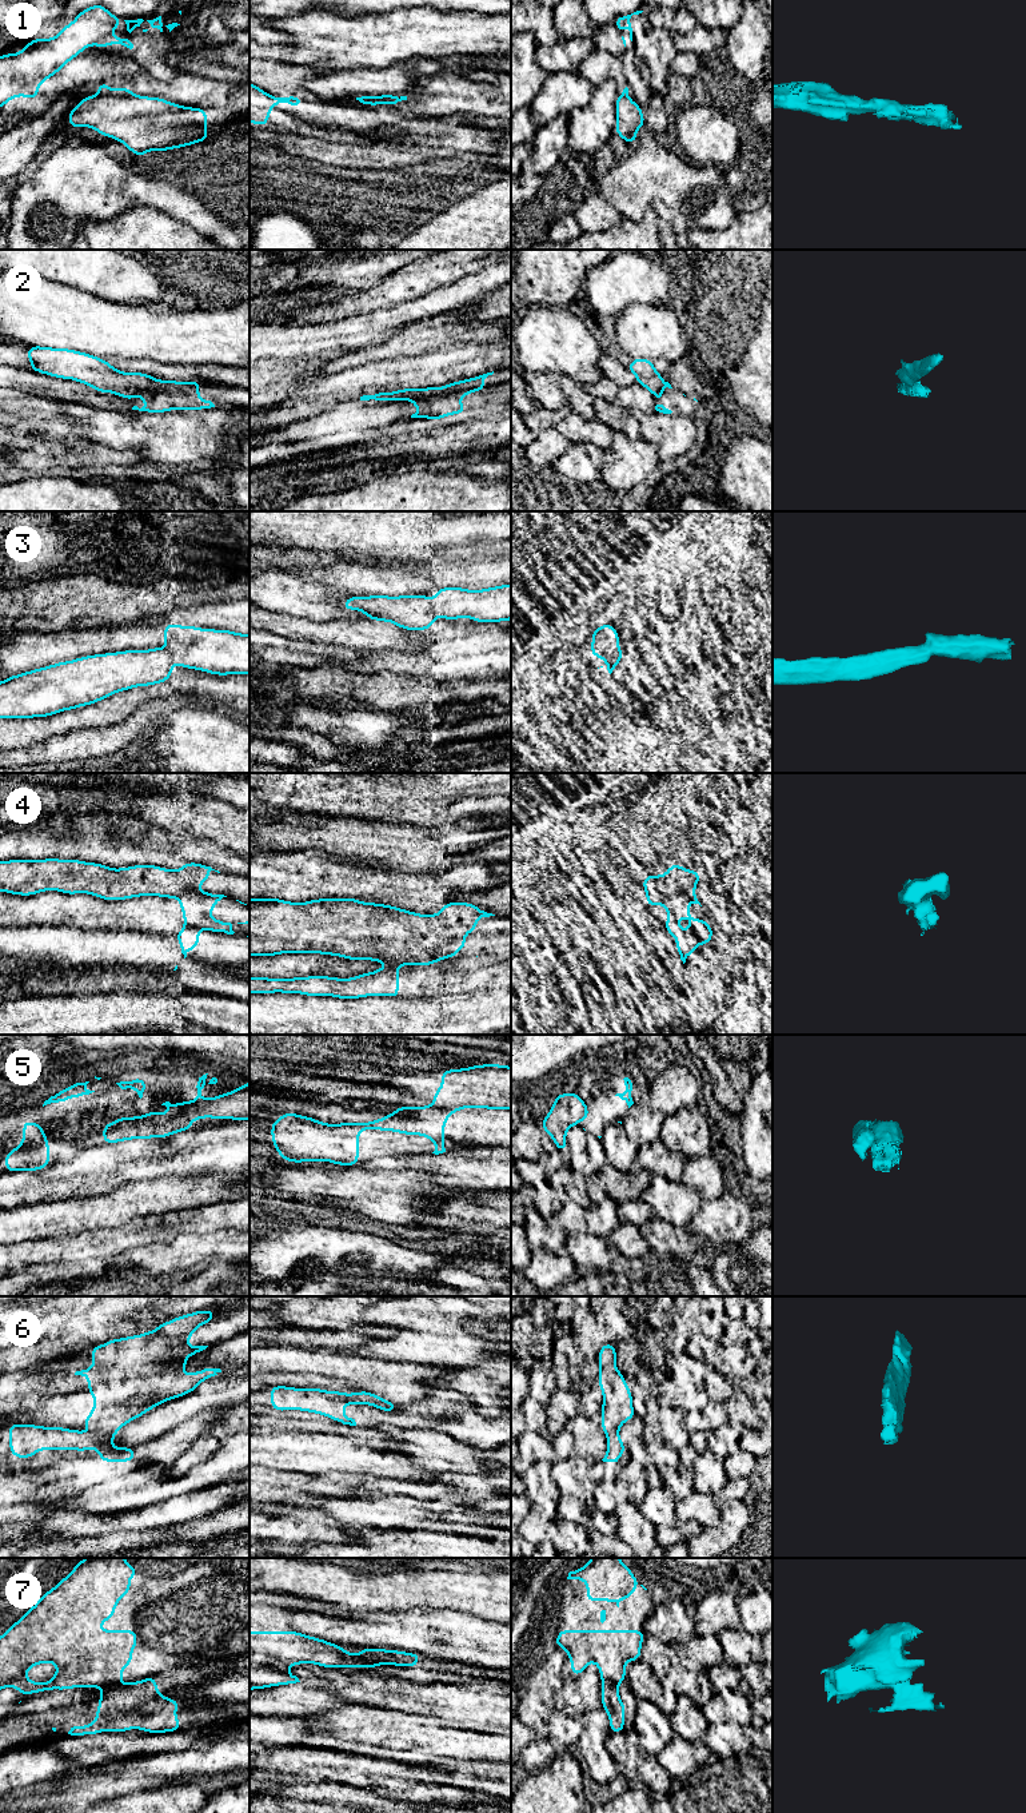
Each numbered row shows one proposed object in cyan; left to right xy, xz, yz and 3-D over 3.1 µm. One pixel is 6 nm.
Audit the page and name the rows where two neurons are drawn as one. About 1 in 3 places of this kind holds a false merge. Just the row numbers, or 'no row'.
1, 2, 5, 6, 7

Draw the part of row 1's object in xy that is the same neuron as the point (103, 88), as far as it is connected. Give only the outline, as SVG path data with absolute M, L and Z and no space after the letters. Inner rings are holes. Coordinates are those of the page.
M105 81L97 85L97 95L128 95L131 92L132 92L131 88L121 88L121 87L113 91L109 85L105 84Z

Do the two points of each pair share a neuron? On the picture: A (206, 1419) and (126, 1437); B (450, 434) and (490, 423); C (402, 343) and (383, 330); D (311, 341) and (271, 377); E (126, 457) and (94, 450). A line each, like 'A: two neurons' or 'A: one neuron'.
A: two neurons
B: one neuron
C: two neurons
D: two neurons
E: one neuron

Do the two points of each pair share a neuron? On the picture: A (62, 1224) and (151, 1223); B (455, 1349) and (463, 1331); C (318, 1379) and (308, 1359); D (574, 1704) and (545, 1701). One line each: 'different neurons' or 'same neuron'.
A: different neurons
B: different neurons
C: different neurons
D: different neurons

